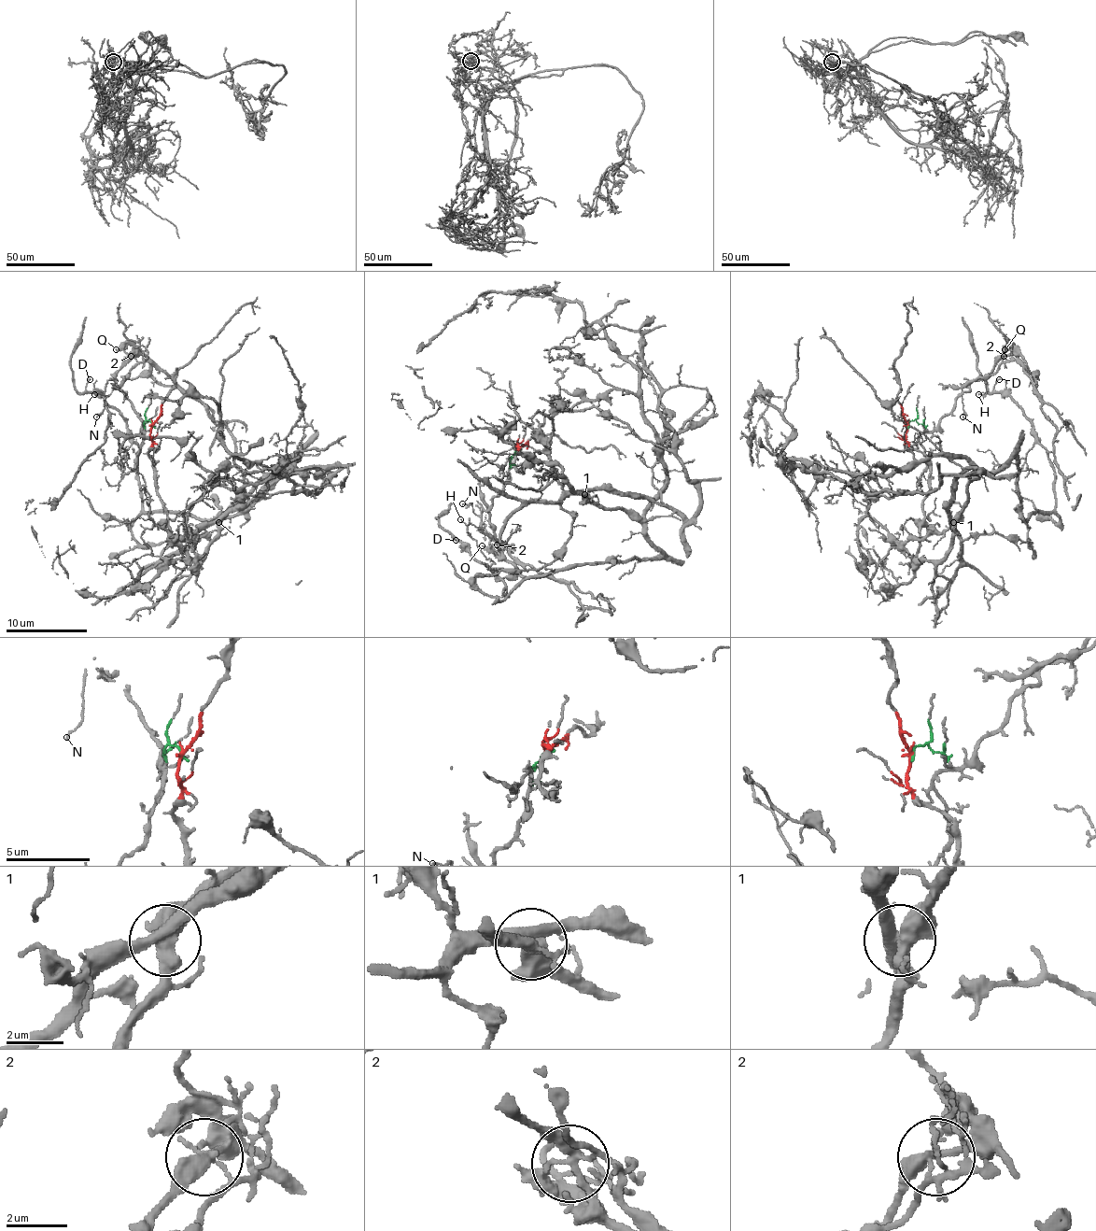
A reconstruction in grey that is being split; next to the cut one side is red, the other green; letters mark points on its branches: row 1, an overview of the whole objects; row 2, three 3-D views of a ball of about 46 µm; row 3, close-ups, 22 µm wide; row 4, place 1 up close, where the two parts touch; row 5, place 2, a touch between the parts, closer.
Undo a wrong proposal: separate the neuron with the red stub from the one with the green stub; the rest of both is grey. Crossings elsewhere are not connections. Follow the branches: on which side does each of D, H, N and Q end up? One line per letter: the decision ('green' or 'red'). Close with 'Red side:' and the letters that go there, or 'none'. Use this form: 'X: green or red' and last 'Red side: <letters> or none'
D: red
H: green
N: green
Q: green
Red side: D

